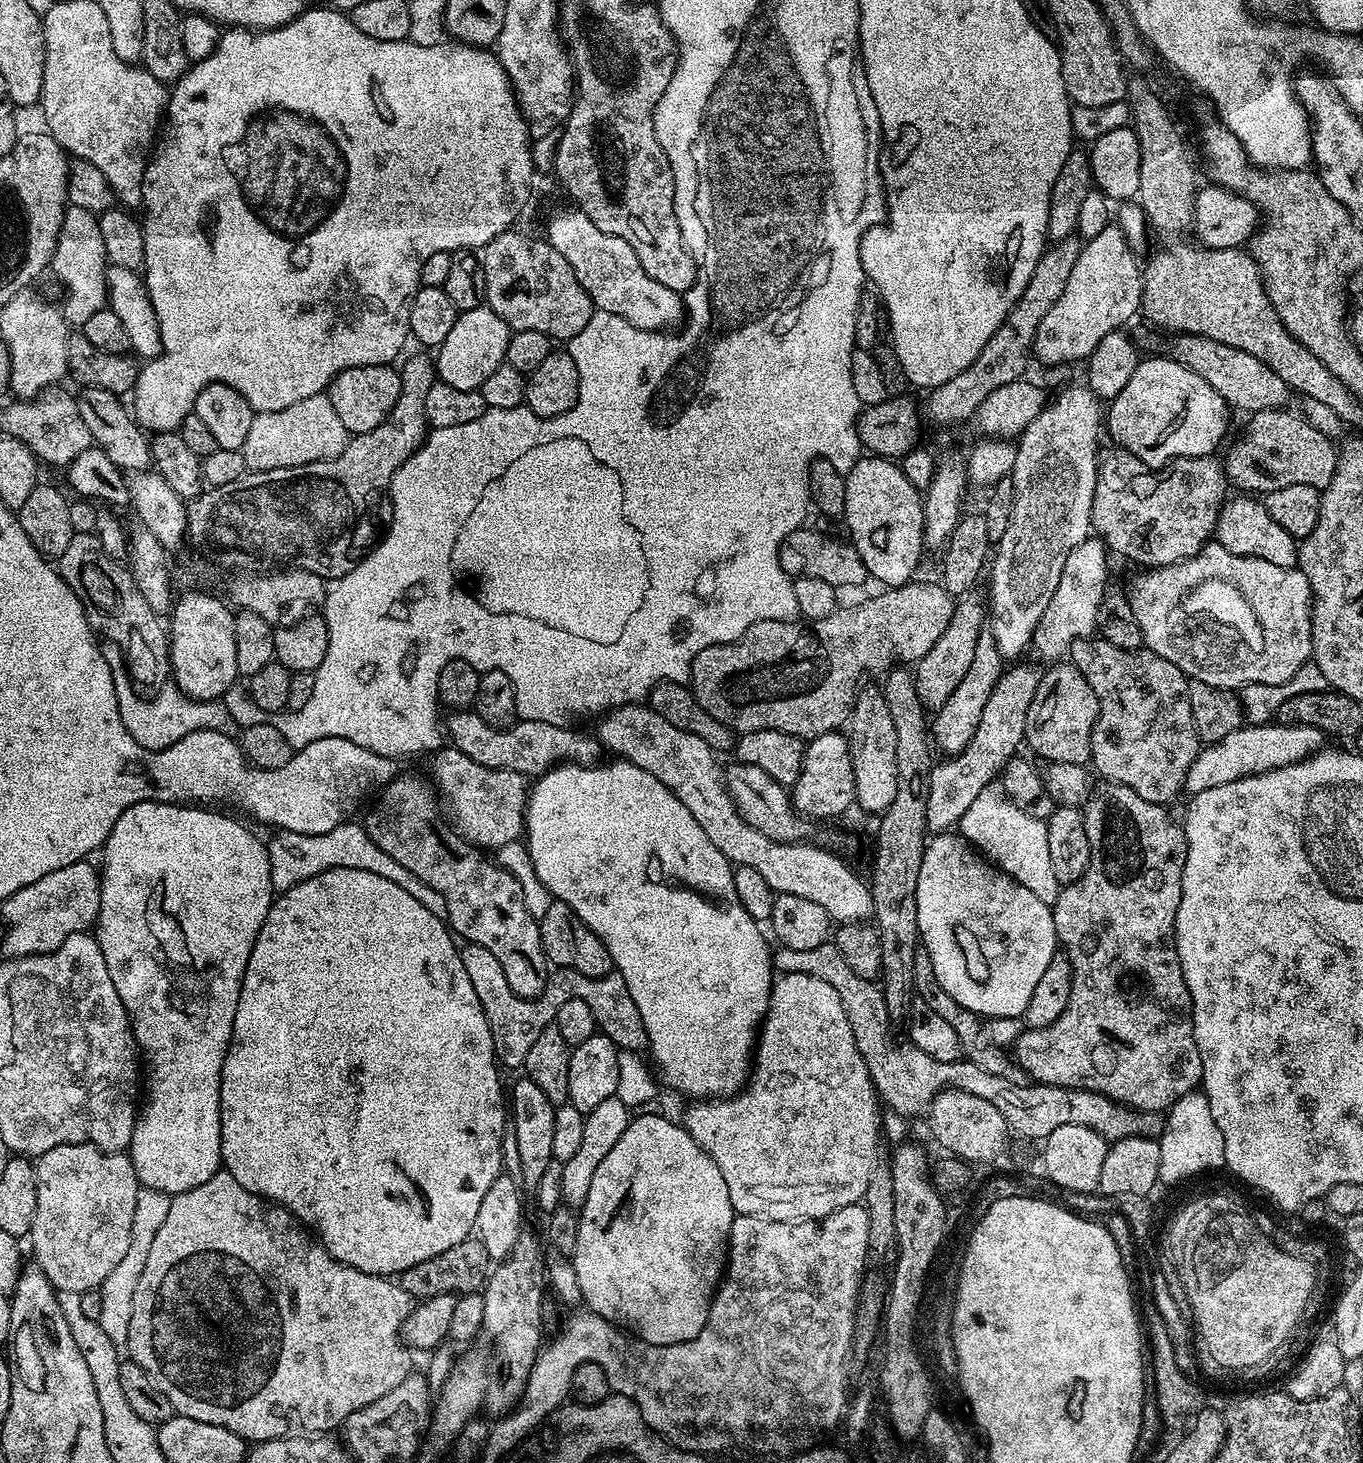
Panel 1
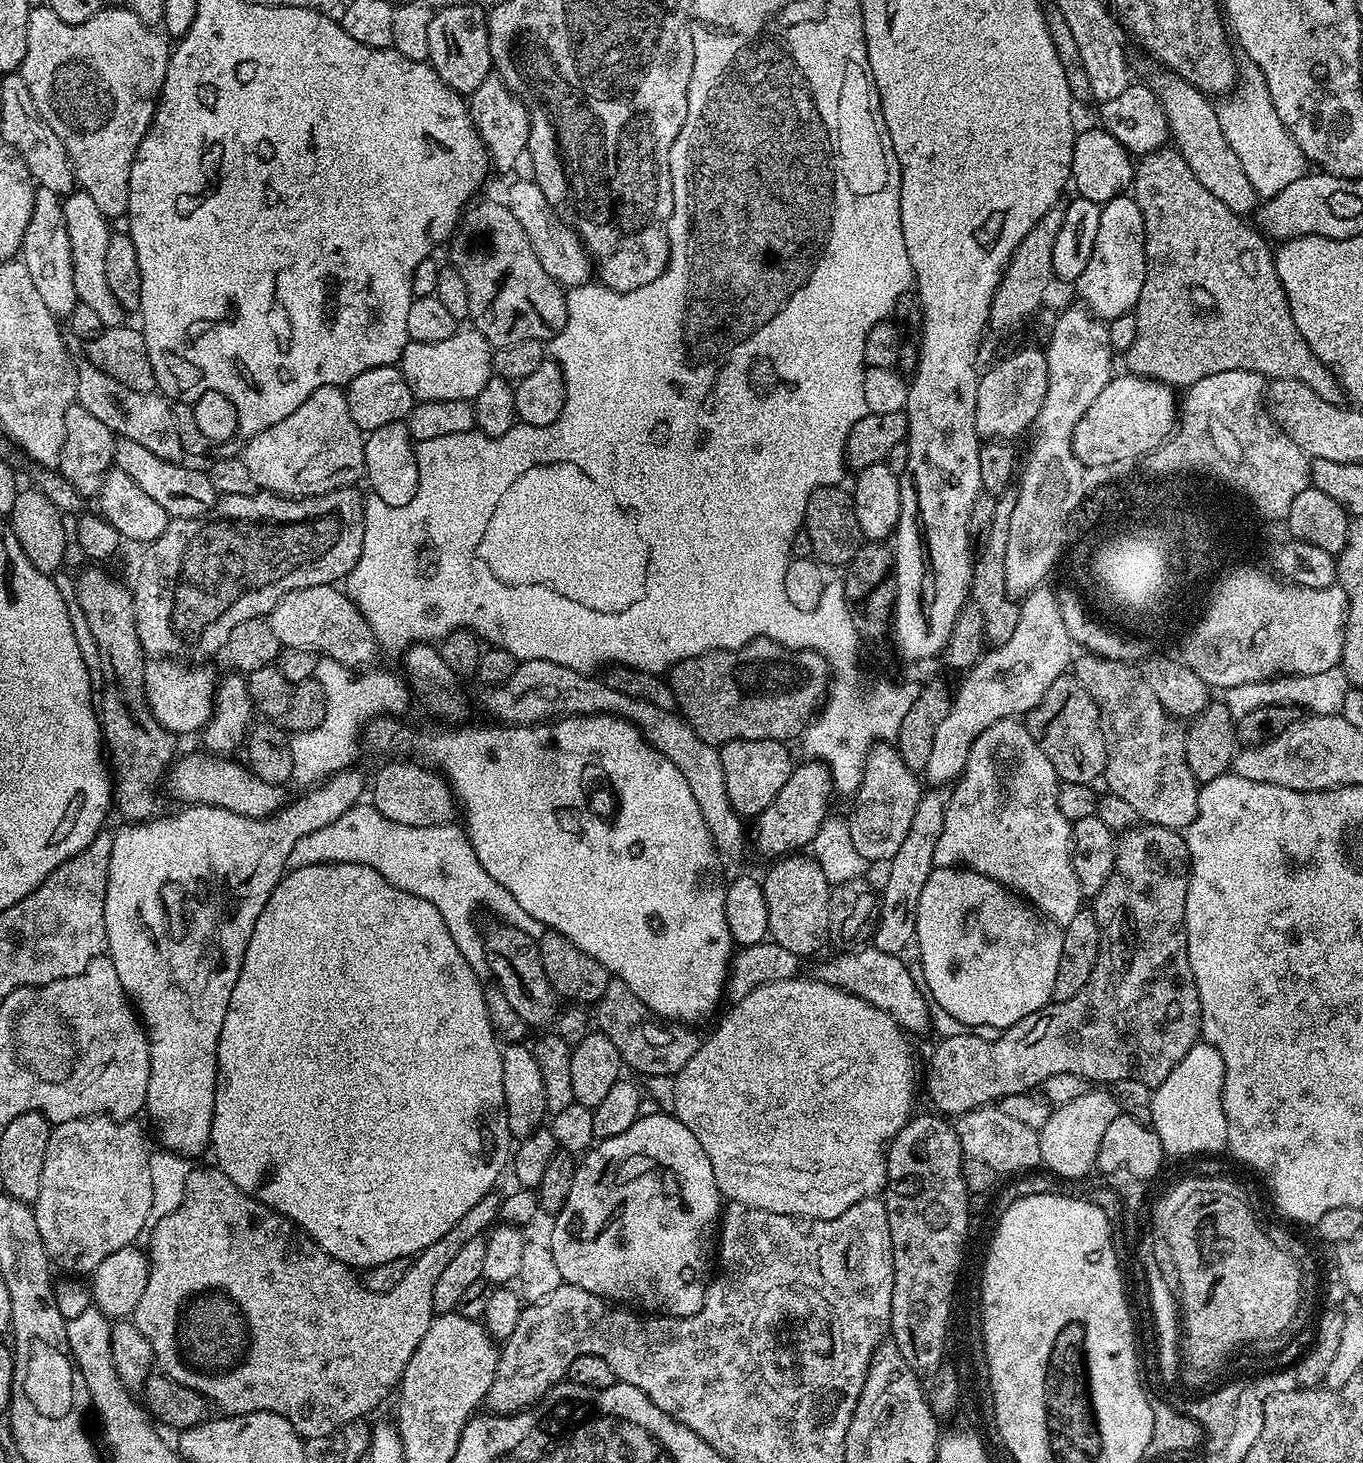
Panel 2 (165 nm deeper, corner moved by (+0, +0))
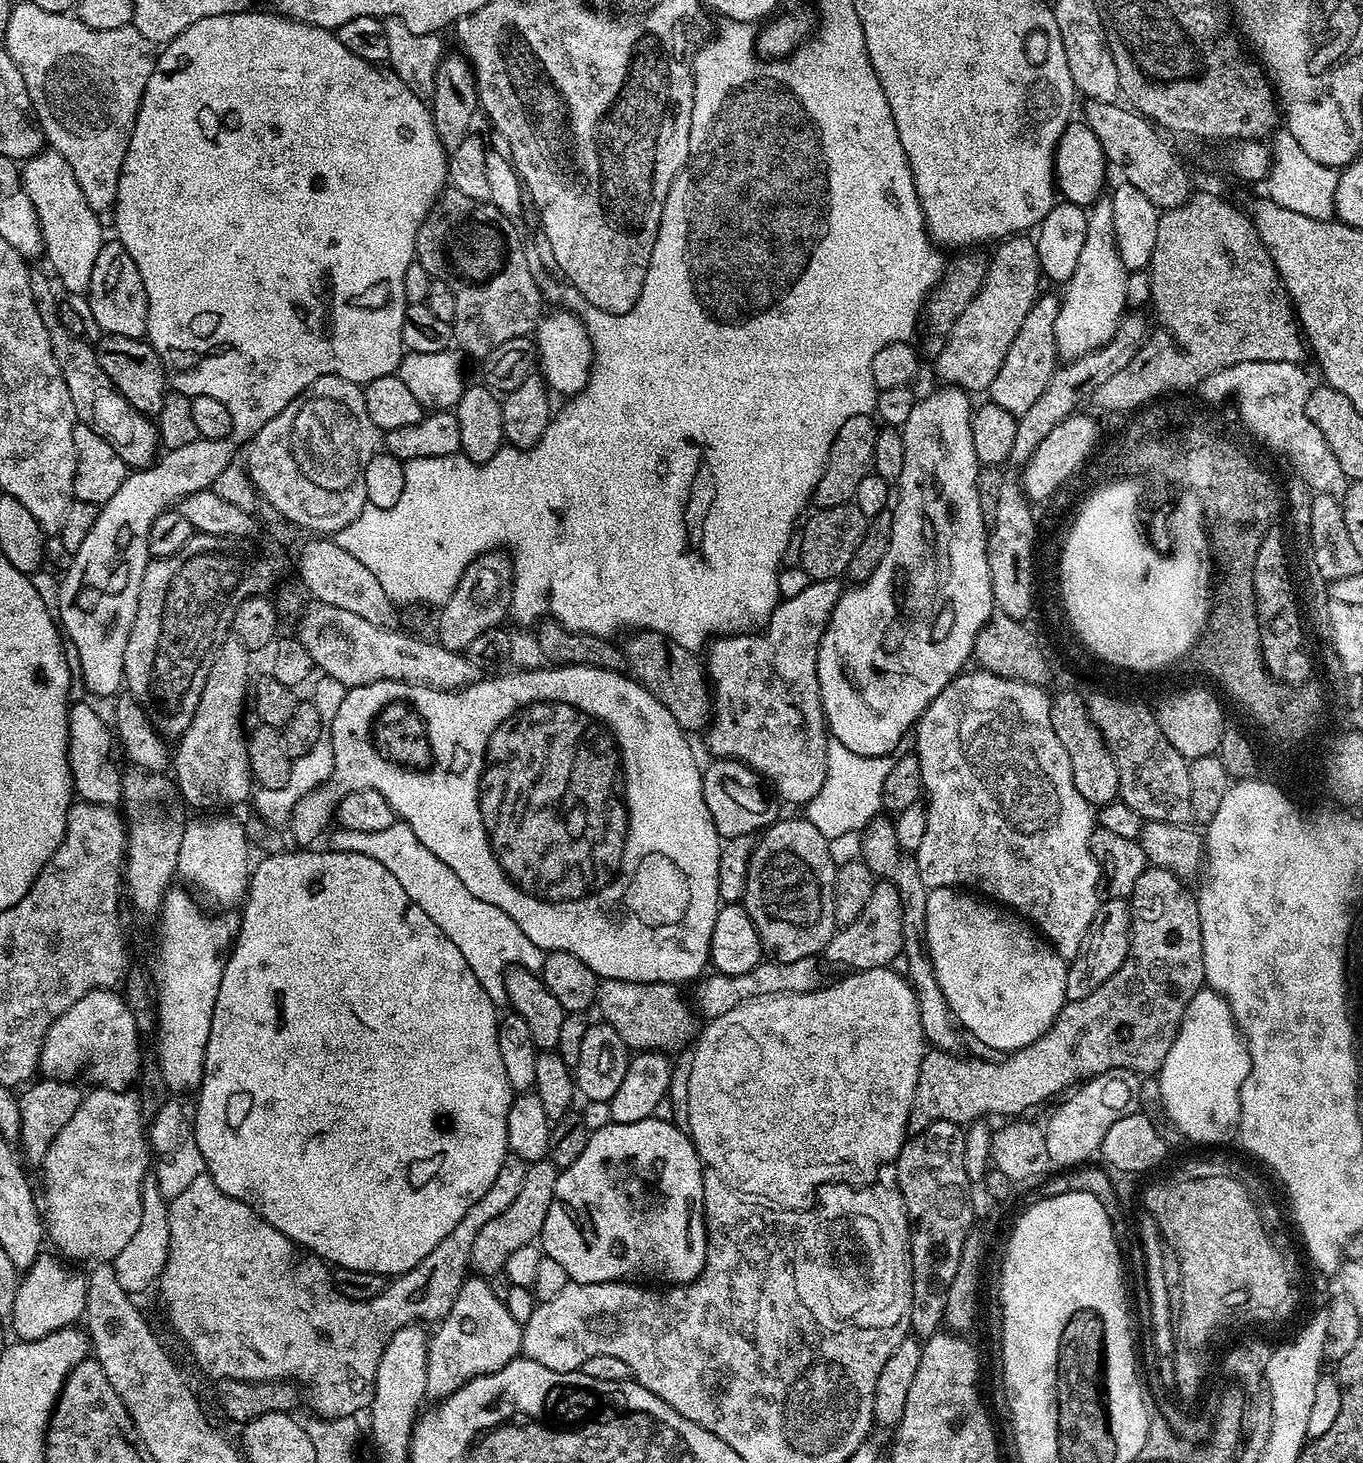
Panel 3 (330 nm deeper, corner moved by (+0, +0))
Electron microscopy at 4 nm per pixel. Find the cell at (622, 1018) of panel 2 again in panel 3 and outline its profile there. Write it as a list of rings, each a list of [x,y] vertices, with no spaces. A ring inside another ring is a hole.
[[[600,980],[598,1009],[603,1023],[618,1030],[618,1038],[629,1050],[658,1052],[668,1048],[680,1048],[691,1041],[698,1032],[697,1013],[693,1005],[684,1001],[679,987],[674,984],[647,984],[625,980]]]

